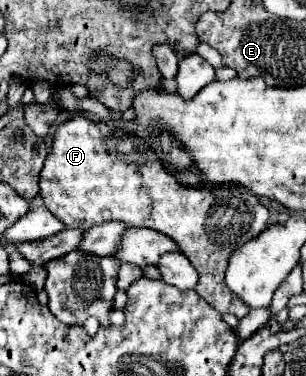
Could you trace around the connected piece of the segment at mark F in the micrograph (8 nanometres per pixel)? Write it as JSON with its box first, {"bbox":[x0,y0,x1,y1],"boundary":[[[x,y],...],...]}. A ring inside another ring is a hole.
{"bbox":[40,116,268,318],"boundary":[[[76,116],[72,120],[62,122],[54,132],[54,144],[52,152],[48,154],[44,168],[40,172],[40,196],[46,204],[46,208],[64,222],[66,228],[92,228],[102,222],[110,220],[122,220],[128,226],[146,226],[158,232],[164,232],[178,242],[180,250],[192,266],[198,270],[200,280],[196,284],[196,292],[220,314],[234,314],[236,318],[244,318],[250,310],[232,294],[224,282],[224,272],[228,266],[228,256],[240,248],[244,242],[256,238],[268,224],[268,208],[258,200],[258,196],[250,192],[240,192],[236,188],[220,188],[220,198],[216,192],[208,188],[192,188],[180,184],[172,174],[168,174],[162,164],[152,156],[148,148],[140,150],[140,146],[146,146],[138,136],[132,136],[134,132],[124,130],[122,126],[110,126],[110,124],[98,124],[98,138],[94,134],[94,122],[86,120],[84,116]]]}

